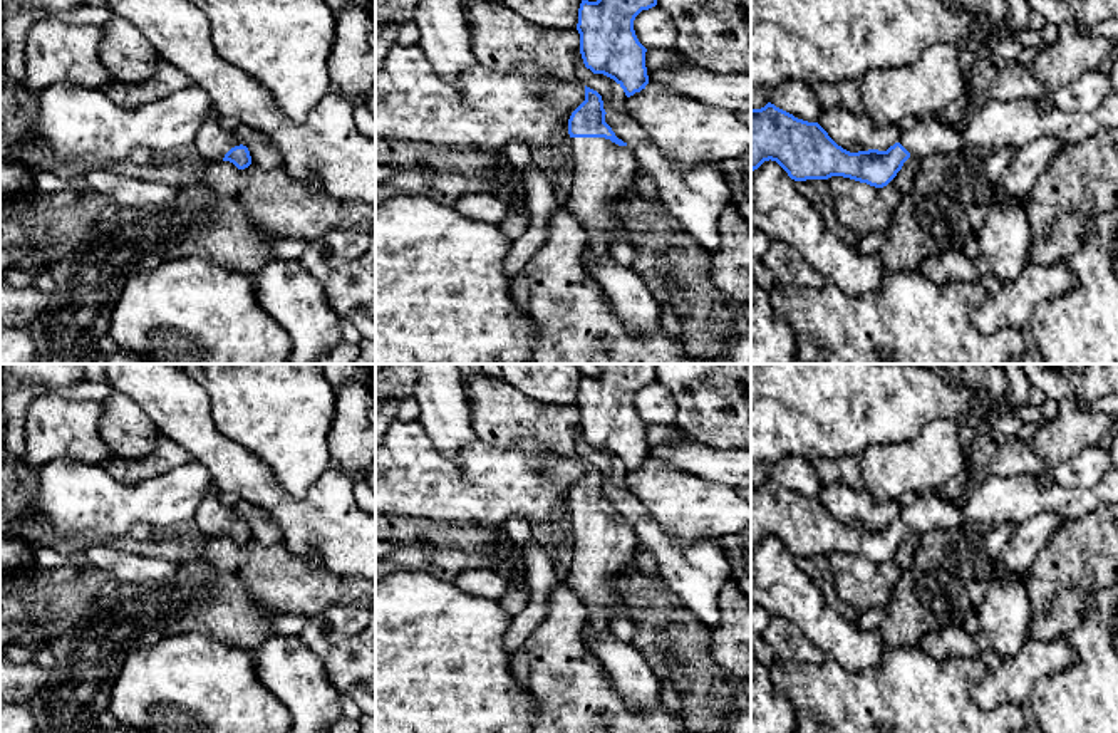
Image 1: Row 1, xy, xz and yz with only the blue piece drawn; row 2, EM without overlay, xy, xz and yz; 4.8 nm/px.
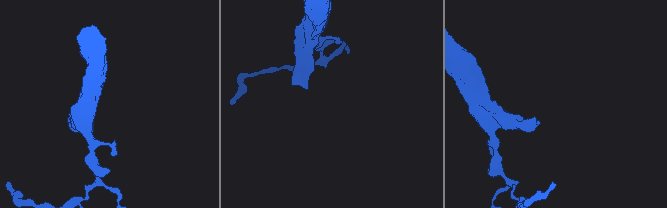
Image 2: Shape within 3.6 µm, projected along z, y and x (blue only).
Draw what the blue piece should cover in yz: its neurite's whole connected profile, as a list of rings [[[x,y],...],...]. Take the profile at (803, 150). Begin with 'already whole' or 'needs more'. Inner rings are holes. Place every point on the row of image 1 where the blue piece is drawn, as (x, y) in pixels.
needs more; [[[1113,91],[1086,112],[1064,112],[1053,104],[1041,111],[1038,101],[1029,97],[991,99],[974,109],[962,127],[947,126],[935,116],[920,116],[887,151],[850,153],[818,122],[798,119],[768,102],[761,109],[751,109],[751,173],[771,159],[795,181],[843,176],[883,188],[908,158],[920,161],[962,149],[986,156],[1007,146],[1022,148],[1038,138],[1073,144],[1116,127],[1118,94]]]

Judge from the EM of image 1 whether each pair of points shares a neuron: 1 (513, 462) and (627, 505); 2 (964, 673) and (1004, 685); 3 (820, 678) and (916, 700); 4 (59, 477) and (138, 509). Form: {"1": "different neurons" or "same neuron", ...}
{"1": "different neurons", "2": "different neurons", "3": "same neuron", "4": "same neuron"}

